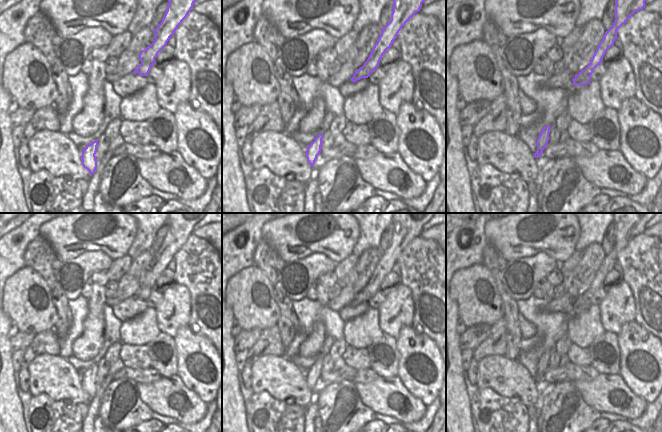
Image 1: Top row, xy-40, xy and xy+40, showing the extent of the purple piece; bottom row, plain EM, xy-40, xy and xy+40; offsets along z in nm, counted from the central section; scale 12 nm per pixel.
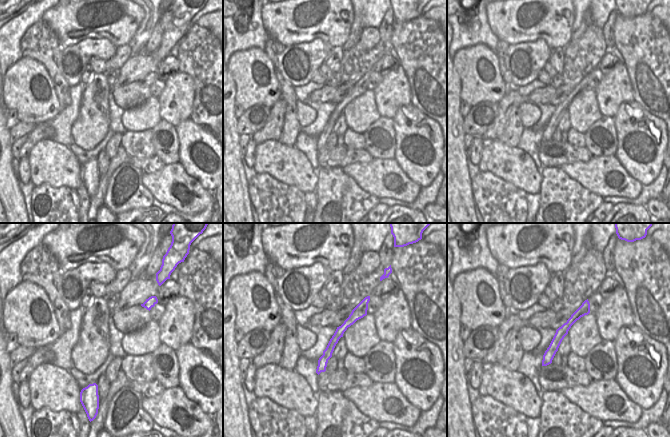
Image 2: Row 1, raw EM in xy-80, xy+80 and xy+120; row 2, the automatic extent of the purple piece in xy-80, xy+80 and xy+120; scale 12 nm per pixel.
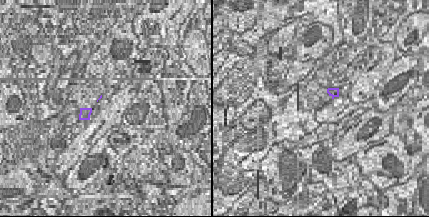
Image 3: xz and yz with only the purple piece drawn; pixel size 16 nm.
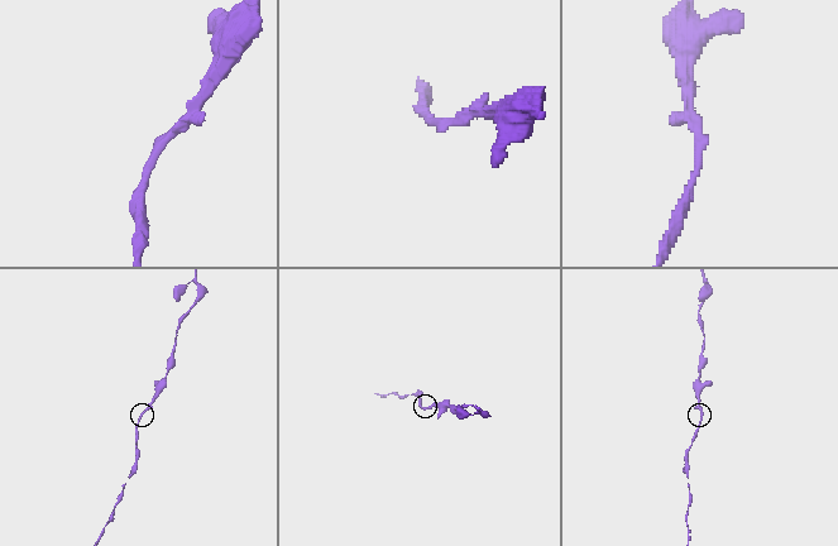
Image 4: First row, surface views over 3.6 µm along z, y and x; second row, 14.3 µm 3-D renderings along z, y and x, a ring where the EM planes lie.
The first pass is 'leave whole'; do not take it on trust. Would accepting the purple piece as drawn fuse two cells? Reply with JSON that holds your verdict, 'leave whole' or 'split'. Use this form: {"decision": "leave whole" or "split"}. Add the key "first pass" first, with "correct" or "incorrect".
{"first pass": "correct", "decision": "leave whole"}

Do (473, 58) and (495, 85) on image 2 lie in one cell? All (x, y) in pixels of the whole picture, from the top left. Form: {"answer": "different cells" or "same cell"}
{"answer": "same cell"}

